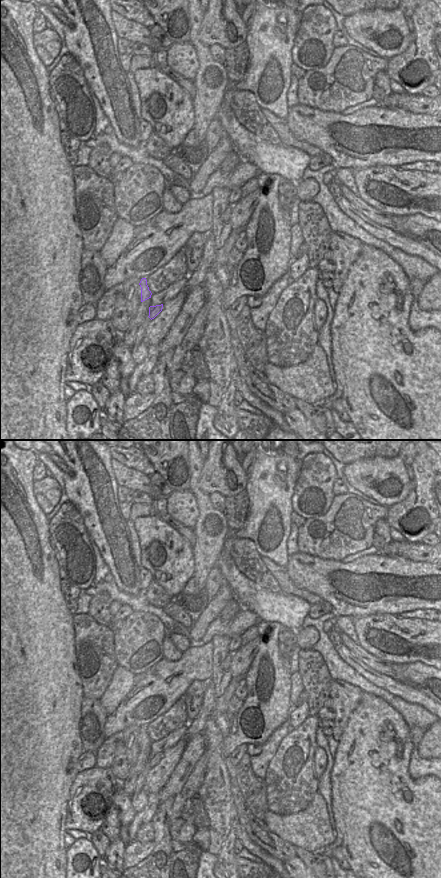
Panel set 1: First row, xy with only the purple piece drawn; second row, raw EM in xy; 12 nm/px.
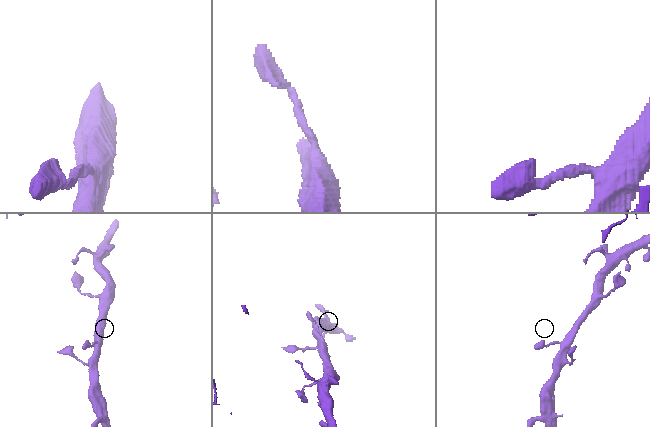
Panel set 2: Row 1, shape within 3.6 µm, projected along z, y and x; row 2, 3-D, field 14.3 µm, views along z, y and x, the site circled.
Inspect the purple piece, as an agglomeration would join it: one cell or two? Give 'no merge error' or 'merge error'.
no merge error

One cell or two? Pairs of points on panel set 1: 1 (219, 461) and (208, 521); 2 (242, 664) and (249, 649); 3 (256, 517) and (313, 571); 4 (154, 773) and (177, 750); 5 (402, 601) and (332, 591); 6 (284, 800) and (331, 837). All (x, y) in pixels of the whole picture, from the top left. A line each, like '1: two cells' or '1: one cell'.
1: two cells
2: one cell
3: two cells
4: one cell
5: one cell
6: two cells

